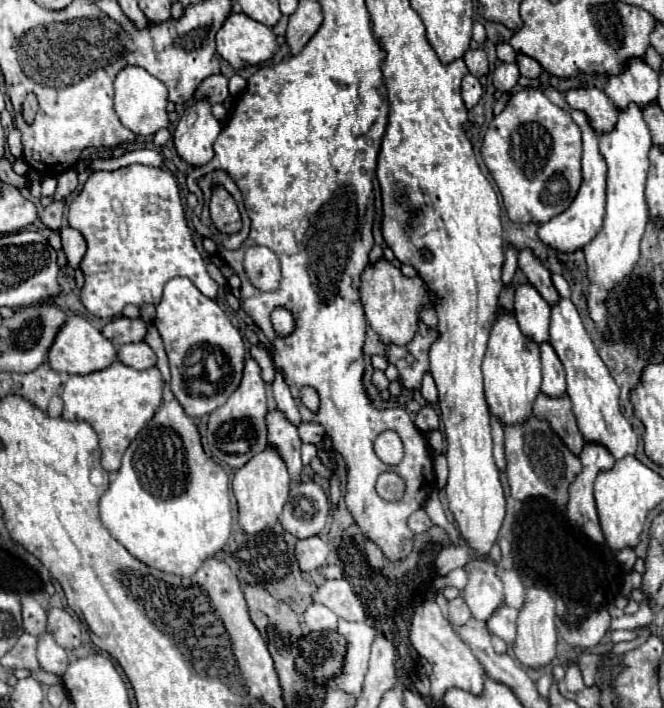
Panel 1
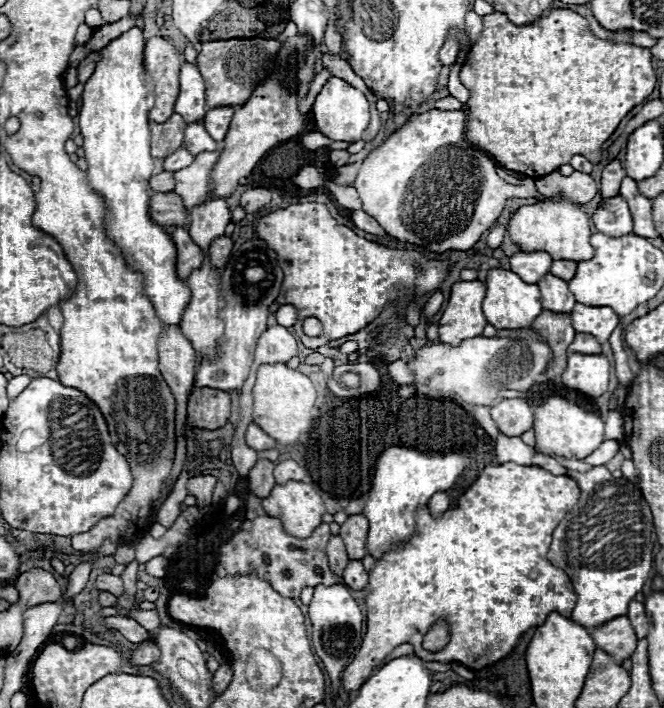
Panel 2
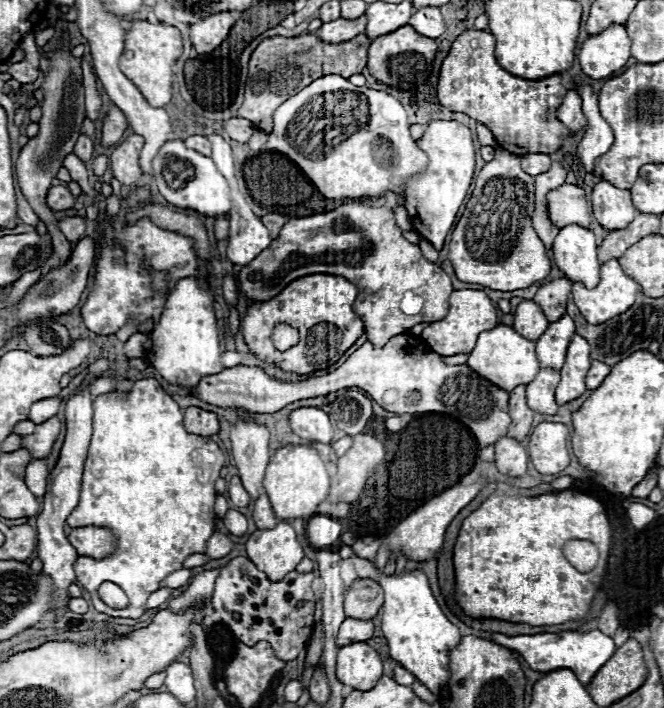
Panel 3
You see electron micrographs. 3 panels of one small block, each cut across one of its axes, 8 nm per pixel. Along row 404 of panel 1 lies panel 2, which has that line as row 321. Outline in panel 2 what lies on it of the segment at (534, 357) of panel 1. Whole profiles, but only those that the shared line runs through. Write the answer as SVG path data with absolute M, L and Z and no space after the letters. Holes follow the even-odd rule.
M492 268L486 276L486 298L484 298L484 314L488 324L496 326L498 330L516 330L516 328L530 328L532 320L542 312L540 304L540 290L536 284L528 284L520 280L518 274L504 268Z

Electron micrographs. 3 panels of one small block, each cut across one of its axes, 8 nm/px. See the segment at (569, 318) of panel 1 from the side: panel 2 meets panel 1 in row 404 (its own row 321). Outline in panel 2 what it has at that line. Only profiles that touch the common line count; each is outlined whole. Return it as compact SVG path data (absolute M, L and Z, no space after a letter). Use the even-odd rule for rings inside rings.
M576 302L572 310L572 324L576 332L594 334L600 344L608 342L612 330L618 326L620 318L608 306L586 306Z

